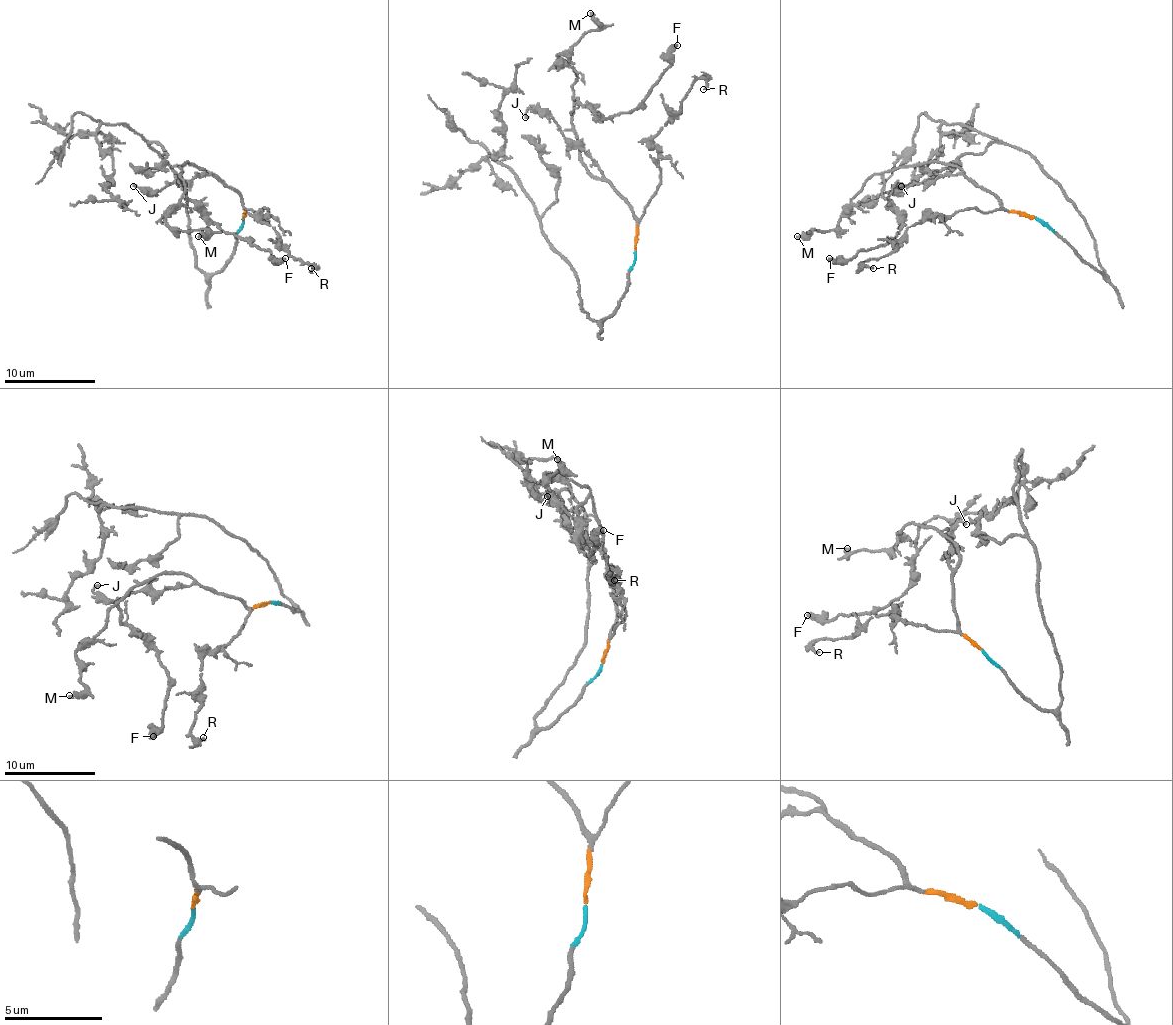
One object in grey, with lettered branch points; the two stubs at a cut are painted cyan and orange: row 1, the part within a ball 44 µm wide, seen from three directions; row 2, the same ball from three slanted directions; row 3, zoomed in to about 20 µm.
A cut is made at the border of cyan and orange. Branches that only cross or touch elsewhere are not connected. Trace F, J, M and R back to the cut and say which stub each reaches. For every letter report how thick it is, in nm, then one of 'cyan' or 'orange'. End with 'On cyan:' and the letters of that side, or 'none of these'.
F: 440 nm | orange
J: 160 nm | orange
M: 380 nm | orange
R: 200 nm | orange
On cyan: none of these

